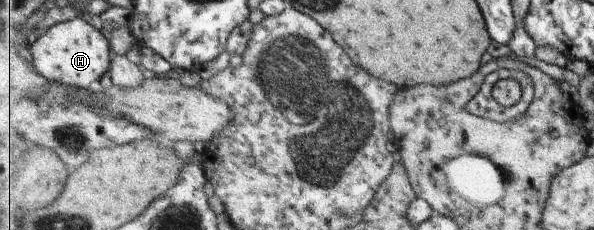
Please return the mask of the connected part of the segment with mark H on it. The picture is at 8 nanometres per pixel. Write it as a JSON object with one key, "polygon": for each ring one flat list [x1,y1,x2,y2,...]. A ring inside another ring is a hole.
{"polygon":[[74,18,66,22,55,24,50,30,40,34,37,38,30,40,31,54,35,70,48,81,54,81,71,87,84,87,85,89,97,85,100,78,108,73,112,64,113,51,110,41,91,24,87,24,81,18]]}

